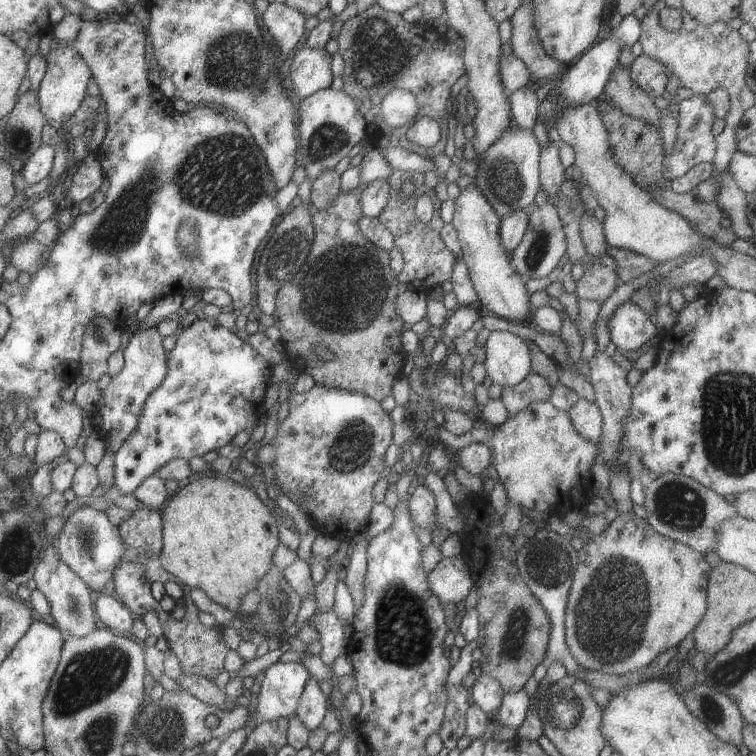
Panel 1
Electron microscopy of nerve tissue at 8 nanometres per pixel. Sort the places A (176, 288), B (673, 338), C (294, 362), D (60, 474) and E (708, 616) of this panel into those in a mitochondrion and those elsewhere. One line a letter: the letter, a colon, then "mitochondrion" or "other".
A: other
B: other
C: other
D: other
E: other

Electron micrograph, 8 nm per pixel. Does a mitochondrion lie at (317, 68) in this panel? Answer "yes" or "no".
no

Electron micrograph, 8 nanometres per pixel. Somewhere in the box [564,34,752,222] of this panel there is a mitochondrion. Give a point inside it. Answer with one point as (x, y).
(679, 53)

